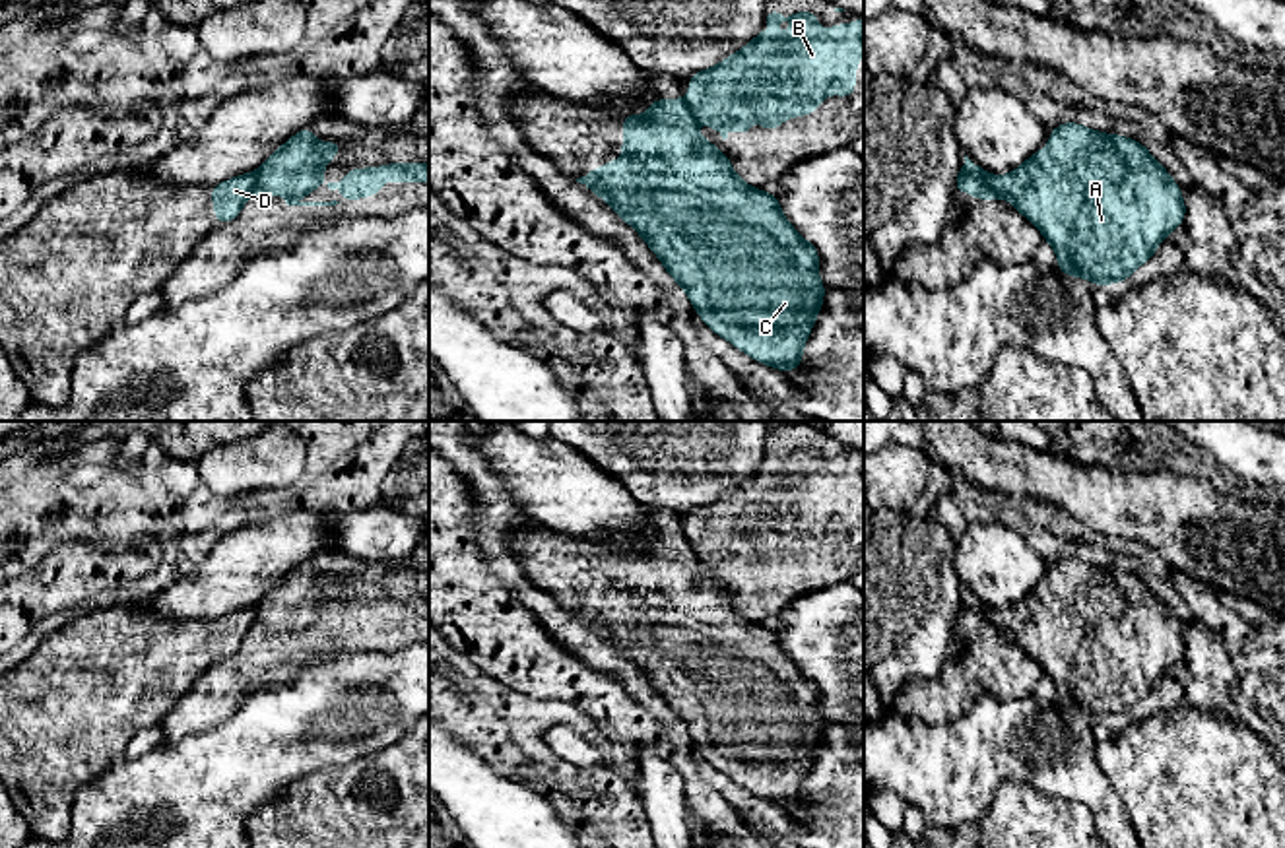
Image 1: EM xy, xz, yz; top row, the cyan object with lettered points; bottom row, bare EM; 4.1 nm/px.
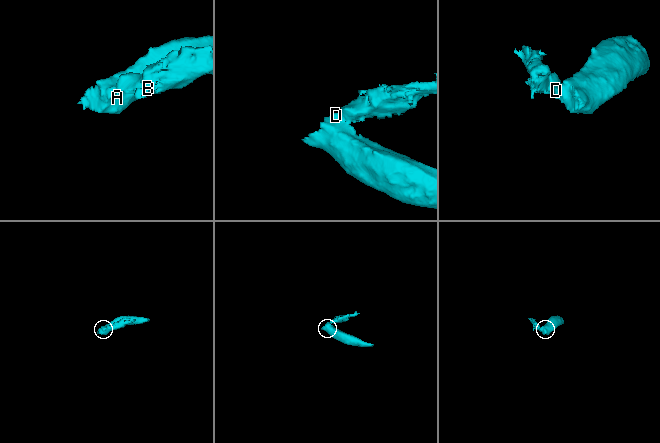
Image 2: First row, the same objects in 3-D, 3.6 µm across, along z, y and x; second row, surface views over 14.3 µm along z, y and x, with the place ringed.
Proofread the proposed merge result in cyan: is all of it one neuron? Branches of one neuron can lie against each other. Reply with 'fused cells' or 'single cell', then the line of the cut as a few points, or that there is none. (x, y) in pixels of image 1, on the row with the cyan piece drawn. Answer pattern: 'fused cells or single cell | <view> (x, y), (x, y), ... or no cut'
fused cells | yz (987, 173), (987, 183), (998, 195)

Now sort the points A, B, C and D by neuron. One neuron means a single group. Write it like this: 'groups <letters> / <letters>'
groups A C D / B

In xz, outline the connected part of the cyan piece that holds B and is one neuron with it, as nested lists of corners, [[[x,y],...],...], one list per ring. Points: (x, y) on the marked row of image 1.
[[[765,10],[763,27],[782,23],[790,17],[796,33],[765,33],[741,50],[730,54],[714,68],[701,70],[689,78],[689,111],[693,118],[705,116],[705,124],[716,128],[722,140],[728,138],[728,120],[736,122],[736,136],[747,136],[749,122],[757,118],[753,109],[765,114],[759,118],[761,130],[776,130],[784,118],[815,113],[827,93],[848,97],[856,91],[854,74],[858,58],[864,54],[864,17],[848,25],[833,25],[827,31],[817,29],[821,14],[794,12],[782,14]]]

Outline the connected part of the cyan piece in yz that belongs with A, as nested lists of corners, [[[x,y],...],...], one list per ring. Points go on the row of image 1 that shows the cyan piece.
[[[1077,122],[1048,130],[1050,146],[1005,177],[986,175],[988,186],[1011,202],[1058,254],[1058,272],[1095,285],[1126,281],[1184,217],[1184,198],[1147,147],[1126,136],[1101,134]]]

